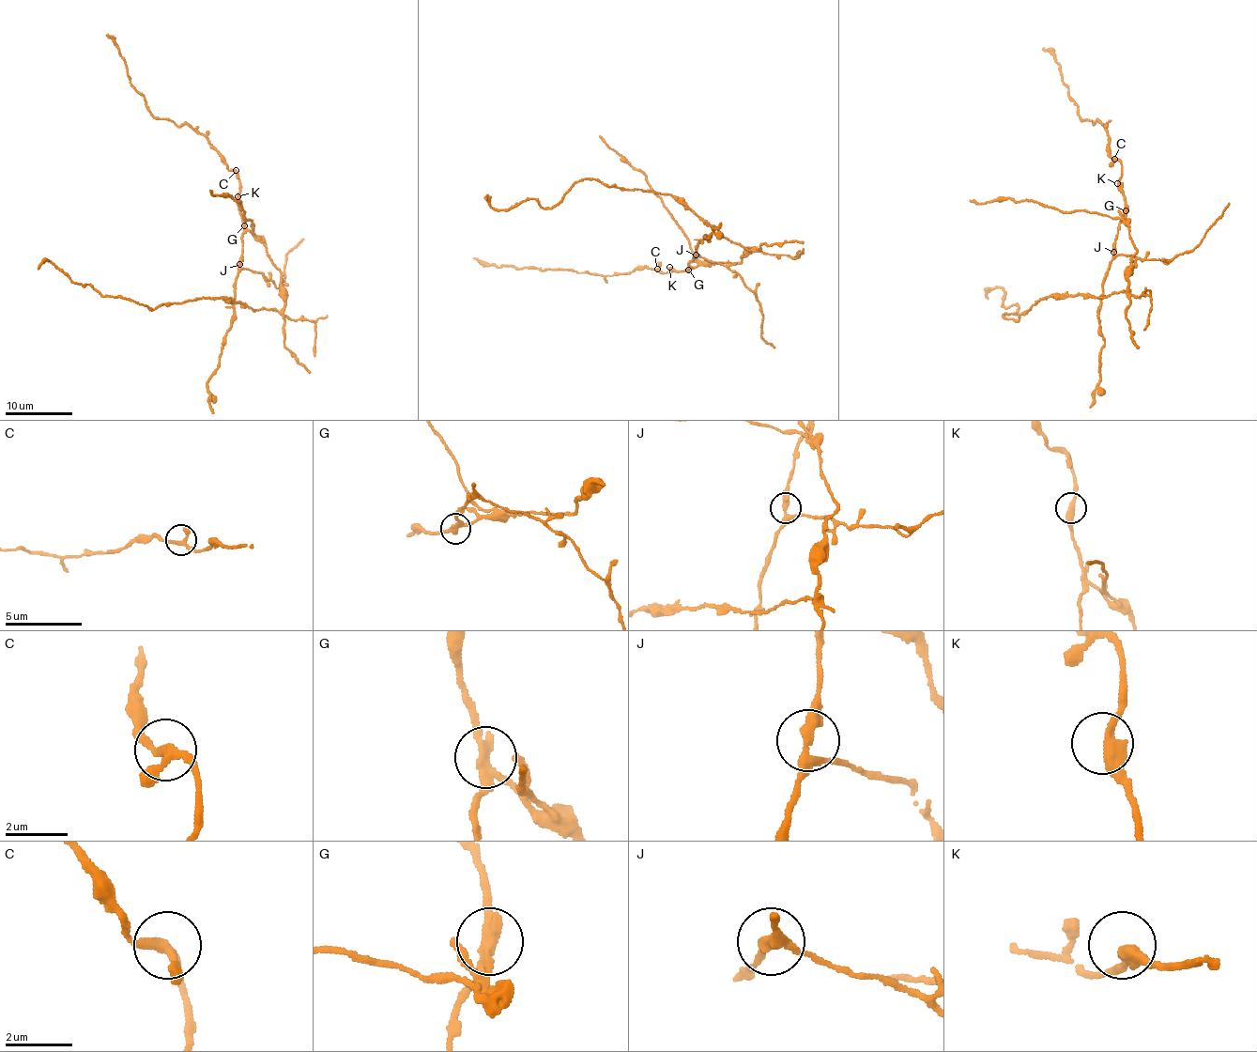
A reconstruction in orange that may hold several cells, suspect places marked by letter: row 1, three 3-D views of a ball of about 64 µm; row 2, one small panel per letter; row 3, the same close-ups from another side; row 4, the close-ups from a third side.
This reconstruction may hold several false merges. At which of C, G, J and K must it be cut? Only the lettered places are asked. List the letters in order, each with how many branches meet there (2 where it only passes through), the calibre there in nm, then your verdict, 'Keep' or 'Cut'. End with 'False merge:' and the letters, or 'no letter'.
C: Branches: 3. Thickness 200 nm. Keep
G: Branches: 3. Thickness 280 nm. Cut
J: Branches: 3. Thickness 280 nm. Keep
K: Branches: 2. Thickness 360 nm. Keep
False merge: G

